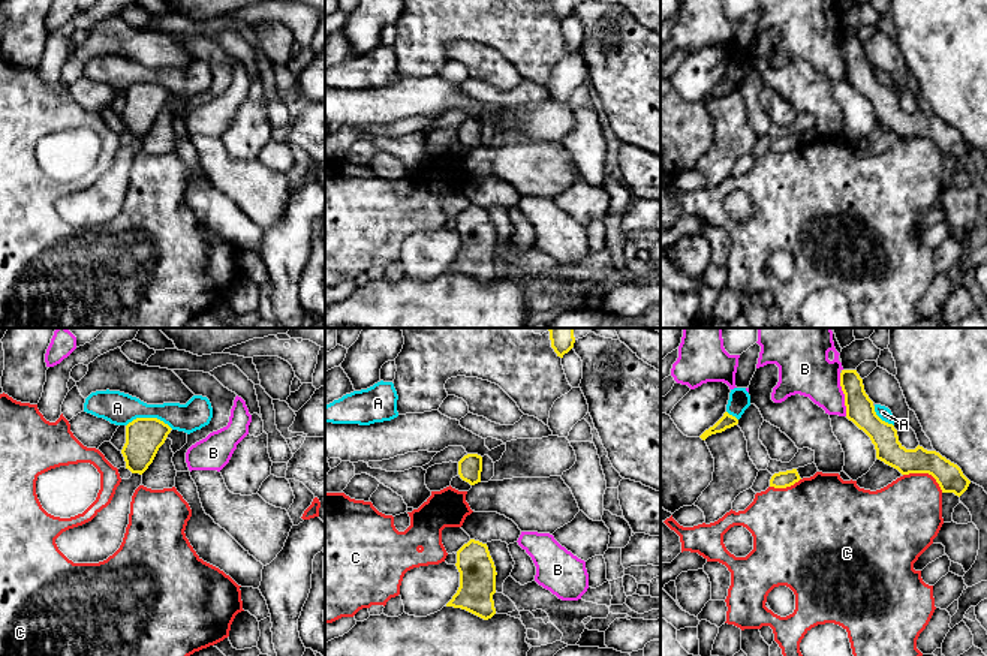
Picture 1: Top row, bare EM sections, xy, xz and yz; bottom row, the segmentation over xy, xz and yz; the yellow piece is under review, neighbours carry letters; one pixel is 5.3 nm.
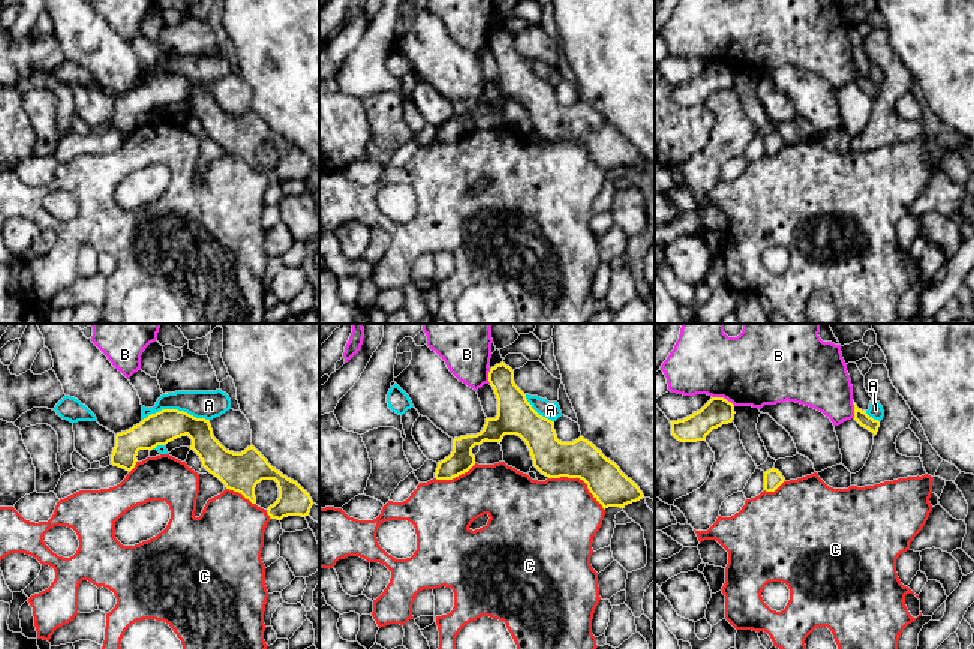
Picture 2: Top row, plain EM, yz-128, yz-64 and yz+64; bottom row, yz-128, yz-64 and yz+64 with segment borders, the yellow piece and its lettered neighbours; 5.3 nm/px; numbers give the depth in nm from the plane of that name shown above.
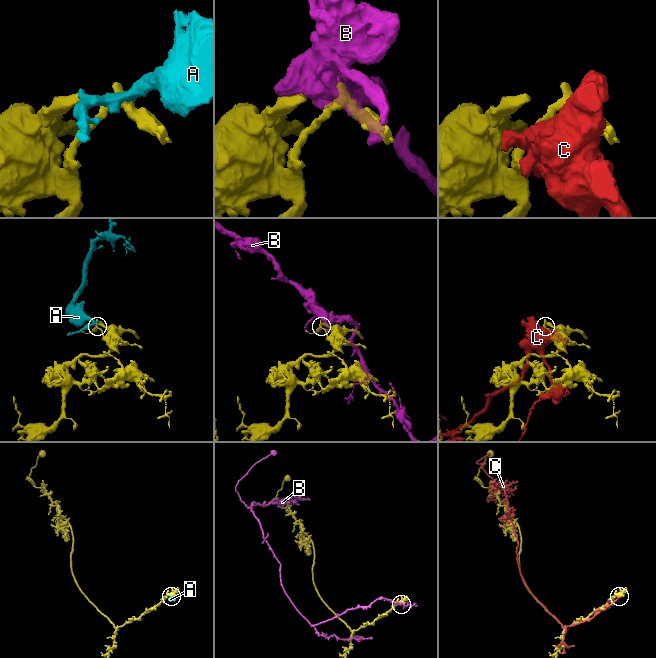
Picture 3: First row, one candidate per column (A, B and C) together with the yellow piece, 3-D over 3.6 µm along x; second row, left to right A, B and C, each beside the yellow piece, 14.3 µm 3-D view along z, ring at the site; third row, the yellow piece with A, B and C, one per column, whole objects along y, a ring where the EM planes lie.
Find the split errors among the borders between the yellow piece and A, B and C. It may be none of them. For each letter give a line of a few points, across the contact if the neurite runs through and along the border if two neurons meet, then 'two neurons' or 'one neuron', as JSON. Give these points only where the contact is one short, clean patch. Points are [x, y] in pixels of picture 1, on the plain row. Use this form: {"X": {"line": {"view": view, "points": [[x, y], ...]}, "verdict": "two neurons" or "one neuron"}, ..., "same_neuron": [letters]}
{"A": {"verdict": "two neurons"}, "B": {"verdict": "two neurons"}, "C": {"verdict": "two neurons"}, "same_neuron": []}

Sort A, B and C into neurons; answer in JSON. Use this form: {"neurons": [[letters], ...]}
{"neurons": [["A"], ["B"], ["C"]]}

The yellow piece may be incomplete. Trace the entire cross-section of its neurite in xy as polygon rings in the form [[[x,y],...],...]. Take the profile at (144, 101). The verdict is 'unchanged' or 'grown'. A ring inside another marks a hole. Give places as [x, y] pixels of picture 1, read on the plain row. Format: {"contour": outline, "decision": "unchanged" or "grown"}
{"contour": [[[136,82],[126,90],[126,108],[121,118],[126,133],[142,139],[165,108],[171,91],[157,82]]], "decision": "unchanged"}

